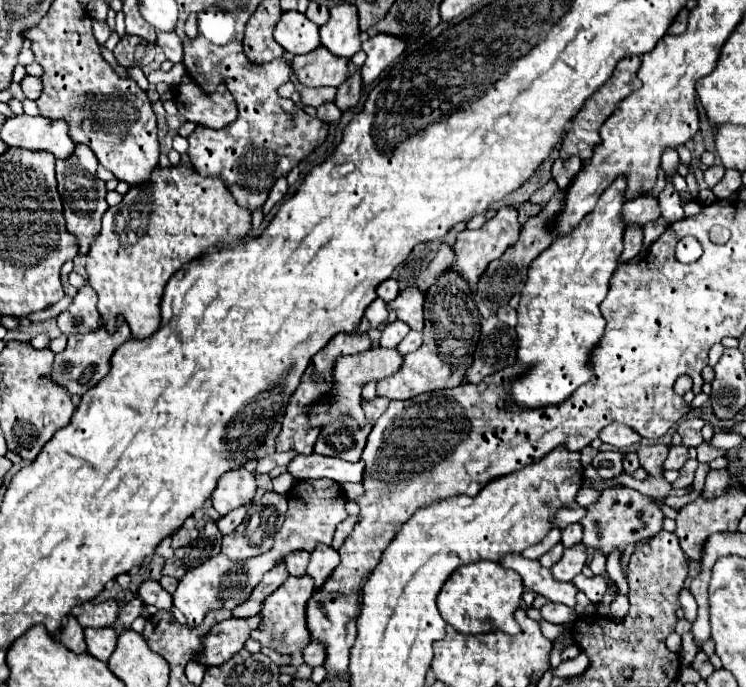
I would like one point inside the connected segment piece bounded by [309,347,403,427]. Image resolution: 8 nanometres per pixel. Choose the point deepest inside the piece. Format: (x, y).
(351, 372)

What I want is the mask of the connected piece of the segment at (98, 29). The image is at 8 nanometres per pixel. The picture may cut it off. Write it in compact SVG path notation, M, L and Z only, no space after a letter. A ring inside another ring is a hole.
M93 18L91 20L92 20L94 36L97 39L97 42L100 45L105 44L105 42L109 39L111 34L107 22L99 21Z

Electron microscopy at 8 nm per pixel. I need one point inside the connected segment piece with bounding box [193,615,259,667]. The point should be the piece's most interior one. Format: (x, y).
(225, 638)

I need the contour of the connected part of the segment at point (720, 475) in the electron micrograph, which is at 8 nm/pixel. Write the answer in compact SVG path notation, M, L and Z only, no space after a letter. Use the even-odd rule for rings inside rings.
M727 468L719 471L710 470L705 478L704 487L700 495L703 495L705 499L713 499L713 497L725 494L727 487L729 487Z

